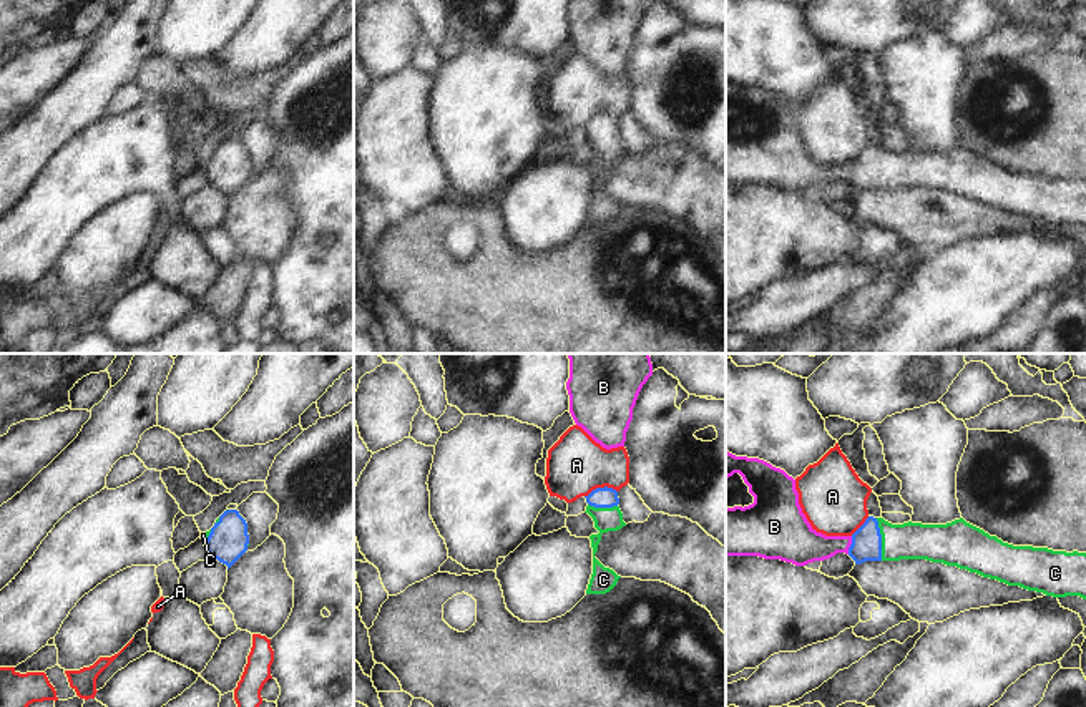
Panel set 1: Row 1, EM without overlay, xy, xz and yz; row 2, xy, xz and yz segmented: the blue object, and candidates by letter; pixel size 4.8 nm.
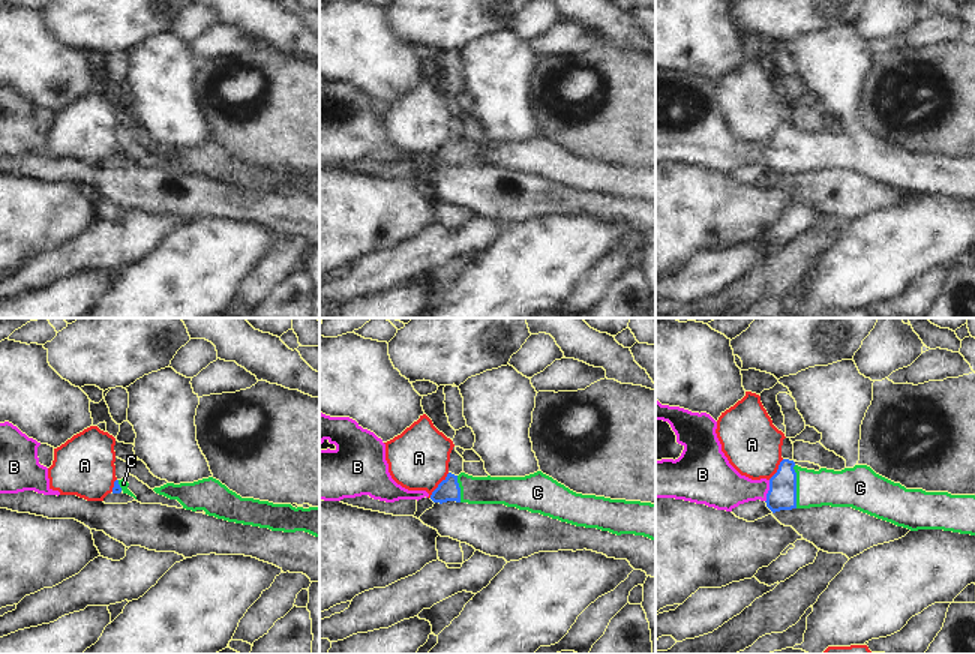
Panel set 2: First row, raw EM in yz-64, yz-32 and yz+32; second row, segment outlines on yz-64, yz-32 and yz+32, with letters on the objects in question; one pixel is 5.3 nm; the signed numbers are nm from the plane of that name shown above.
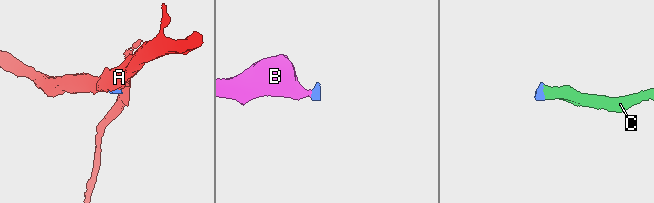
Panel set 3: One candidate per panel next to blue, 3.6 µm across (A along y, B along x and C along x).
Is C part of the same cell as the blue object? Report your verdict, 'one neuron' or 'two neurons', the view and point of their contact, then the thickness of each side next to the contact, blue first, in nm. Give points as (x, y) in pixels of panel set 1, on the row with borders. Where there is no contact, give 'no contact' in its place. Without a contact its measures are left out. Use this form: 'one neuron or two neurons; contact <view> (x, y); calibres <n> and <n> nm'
one neuron; contact yz (880, 540); calibres 140 and 180 nm

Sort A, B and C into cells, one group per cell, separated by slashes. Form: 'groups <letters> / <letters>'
groups A / B C

